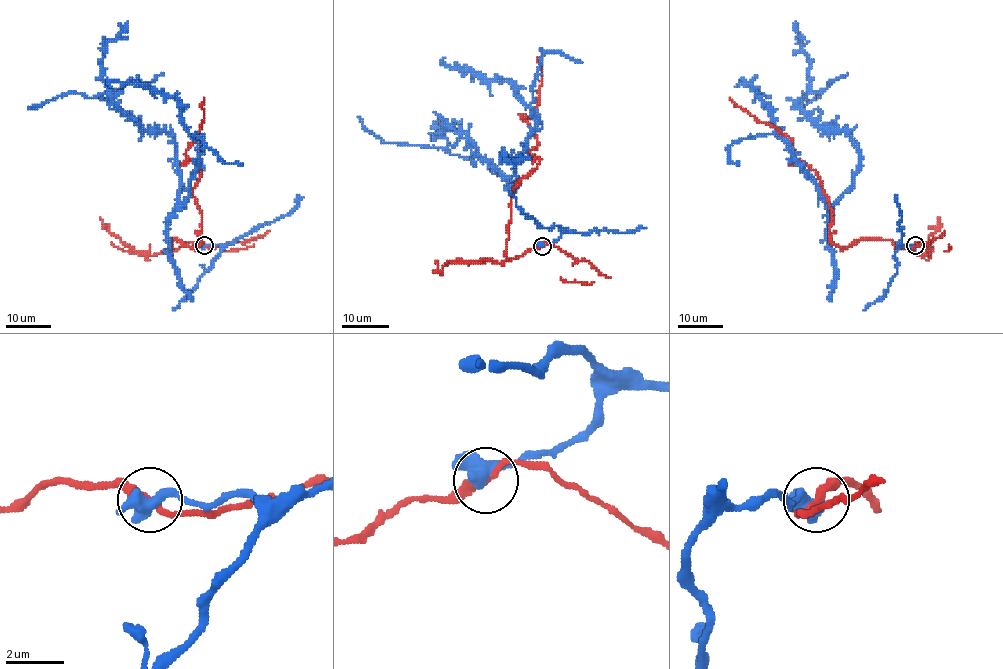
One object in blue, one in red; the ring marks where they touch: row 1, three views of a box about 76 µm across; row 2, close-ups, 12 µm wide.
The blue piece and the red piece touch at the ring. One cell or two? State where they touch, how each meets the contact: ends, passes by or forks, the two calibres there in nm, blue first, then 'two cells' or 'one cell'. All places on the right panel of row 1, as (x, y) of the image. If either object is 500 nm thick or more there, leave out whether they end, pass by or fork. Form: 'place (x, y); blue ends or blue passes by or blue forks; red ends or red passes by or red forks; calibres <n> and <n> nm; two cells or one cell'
place (915, 245); blue passes by; red passes by; calibres 480 and 260 nm; two cells

